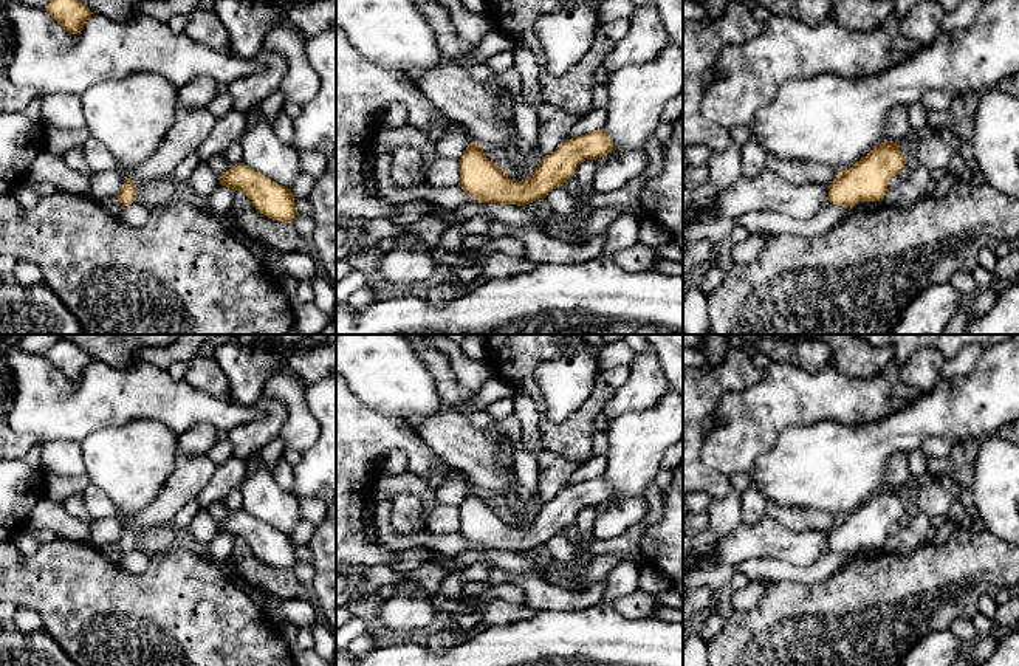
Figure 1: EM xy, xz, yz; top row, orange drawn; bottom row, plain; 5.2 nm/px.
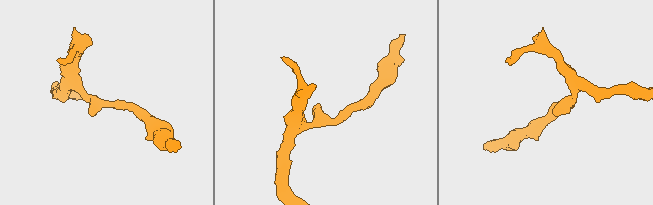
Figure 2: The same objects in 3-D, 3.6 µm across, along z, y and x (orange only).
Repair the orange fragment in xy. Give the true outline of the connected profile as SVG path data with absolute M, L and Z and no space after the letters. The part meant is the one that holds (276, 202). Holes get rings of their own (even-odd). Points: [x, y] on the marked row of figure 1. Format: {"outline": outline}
{"outline": "M245 163L232 166L218 175L218 180L221 186L243 192L257 212L271 220L293 223L299 214L291 189L271 181Z"}

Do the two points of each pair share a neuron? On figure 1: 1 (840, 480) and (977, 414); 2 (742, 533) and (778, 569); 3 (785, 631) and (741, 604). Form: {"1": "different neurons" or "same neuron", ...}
{"1": "same neuron", "2": "different neurons", "3": "different neurons"}

